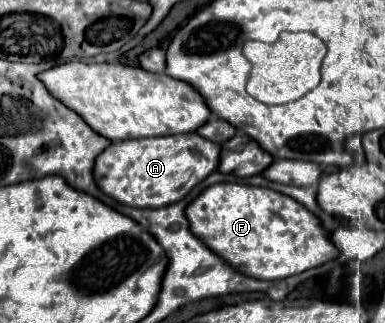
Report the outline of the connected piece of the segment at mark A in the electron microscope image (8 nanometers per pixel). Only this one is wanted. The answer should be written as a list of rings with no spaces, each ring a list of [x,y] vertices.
[[[183,133],[169,137],[125,139],[111,143],[95,161],[97,185],[131,207],[165,207],[181,201],[197,183],[201,183],[219,165],[221,145],[199,137],[199,133]]]

